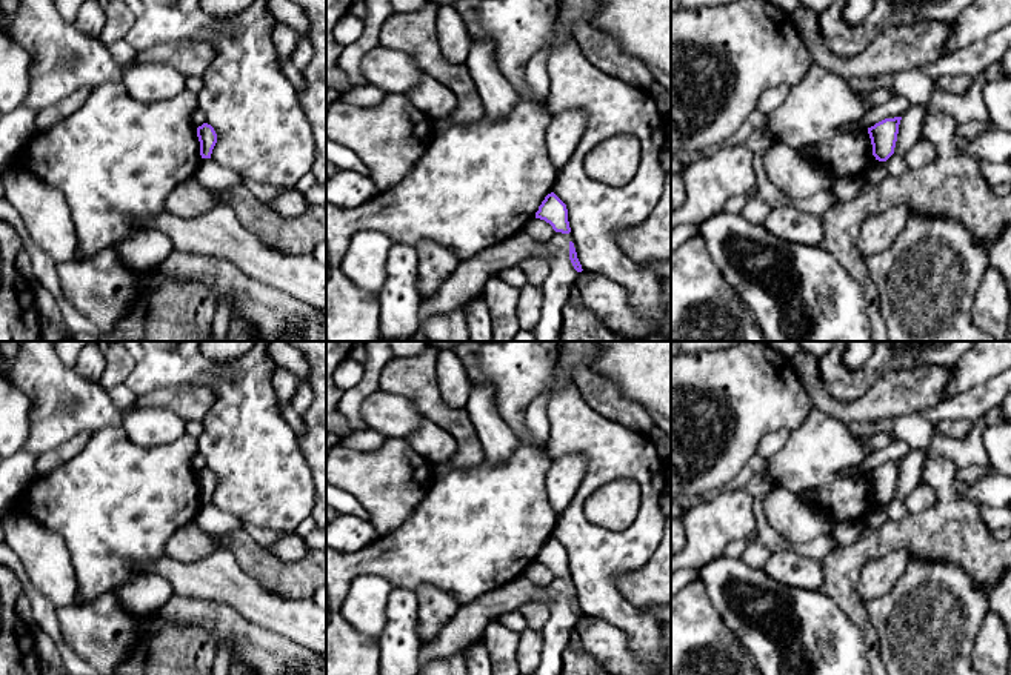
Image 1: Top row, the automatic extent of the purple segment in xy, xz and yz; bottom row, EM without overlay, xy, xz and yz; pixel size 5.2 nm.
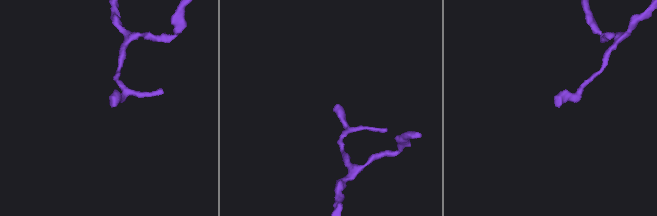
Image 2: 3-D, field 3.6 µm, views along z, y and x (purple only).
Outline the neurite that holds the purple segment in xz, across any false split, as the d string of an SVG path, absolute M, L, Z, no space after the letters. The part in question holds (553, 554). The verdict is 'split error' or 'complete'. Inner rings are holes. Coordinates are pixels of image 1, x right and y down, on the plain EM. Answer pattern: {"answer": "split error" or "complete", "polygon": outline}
{"answer": "complete", "polygon": "M554 537L545 541L536 557L536 563L549 567L556 577L571 577L566 549Z"}

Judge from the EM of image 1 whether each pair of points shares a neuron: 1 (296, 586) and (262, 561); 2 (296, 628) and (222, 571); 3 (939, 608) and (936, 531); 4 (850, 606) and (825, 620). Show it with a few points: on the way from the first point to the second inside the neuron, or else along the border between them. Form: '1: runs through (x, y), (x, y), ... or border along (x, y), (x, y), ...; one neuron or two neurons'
1: runs through (288, 578), (276, 575), (270, 569); one neuron
2: runs through (277, 614), (257, 605), (240, 589); one neuron
3: border along (910, 558), (954, 561), (970, 577); two neurons
4: border along (822, 589), (853, 621), (864, 638); two neurons

